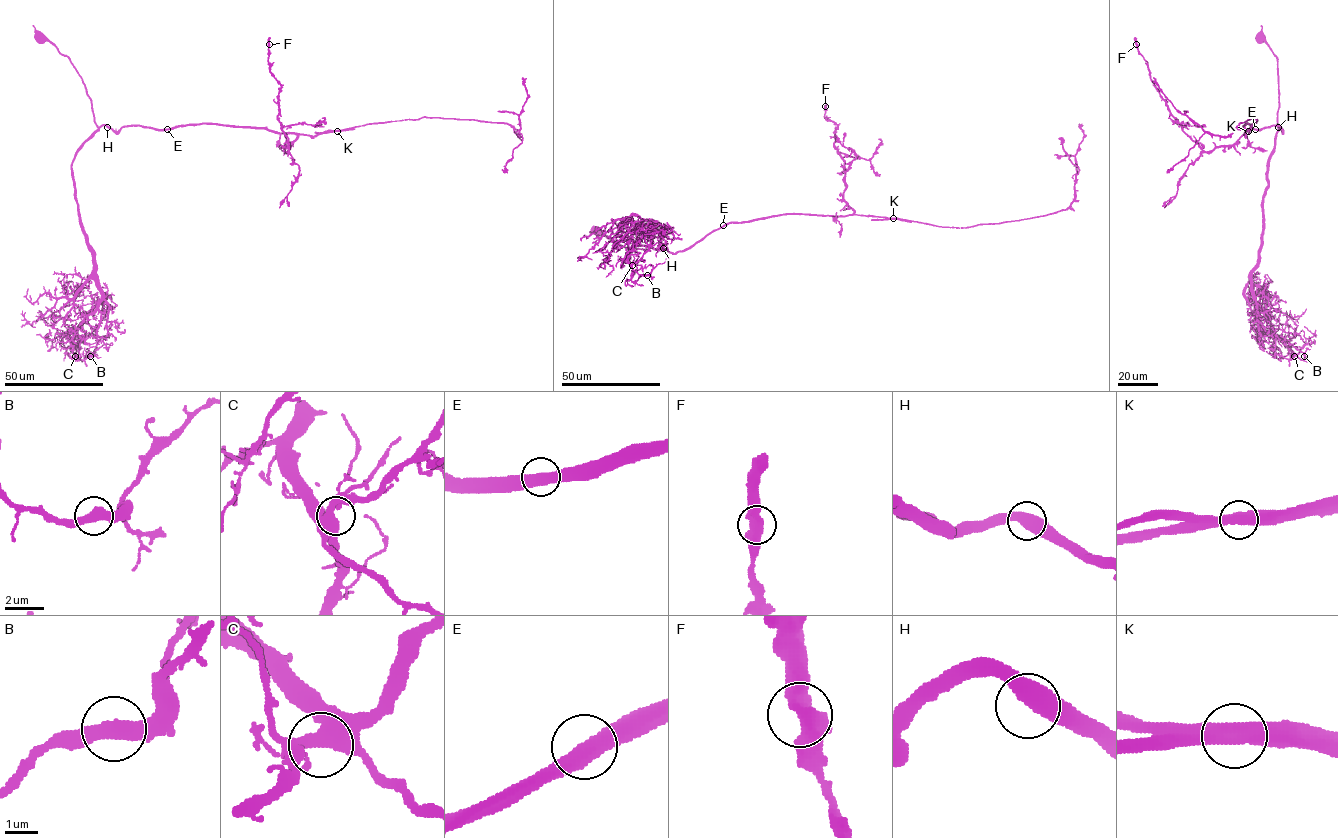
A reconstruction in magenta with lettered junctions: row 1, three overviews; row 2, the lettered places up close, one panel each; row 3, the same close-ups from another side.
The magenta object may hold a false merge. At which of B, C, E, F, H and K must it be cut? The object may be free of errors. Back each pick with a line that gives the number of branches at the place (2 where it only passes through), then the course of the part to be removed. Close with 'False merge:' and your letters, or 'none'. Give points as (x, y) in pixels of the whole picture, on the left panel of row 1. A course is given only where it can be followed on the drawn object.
K: 2 branches meet; foreign part runs (337, 131), (314, 132)
False merge: K

